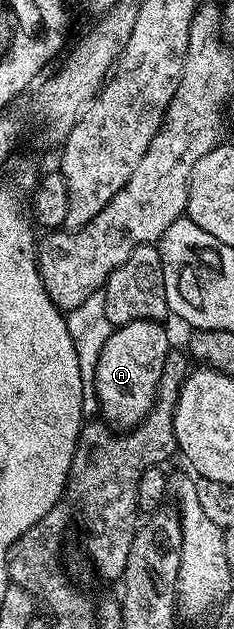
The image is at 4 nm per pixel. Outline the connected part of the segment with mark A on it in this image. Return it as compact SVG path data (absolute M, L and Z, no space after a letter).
M132 321L116 326L99 354L94 375L99 413L114 430L135 428L149 414L157 399L163 363L171 351L169 333L165 327L159 321Z

